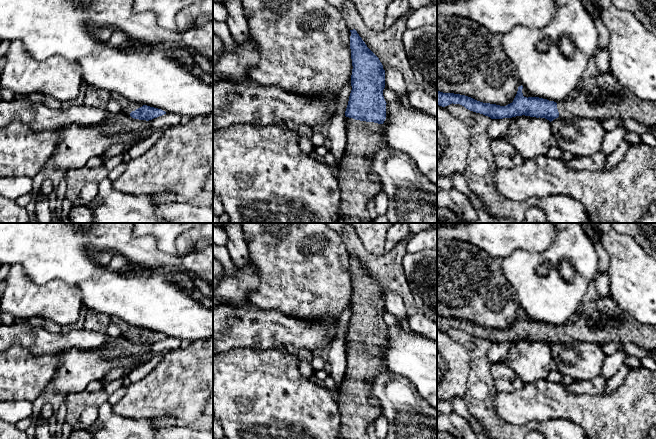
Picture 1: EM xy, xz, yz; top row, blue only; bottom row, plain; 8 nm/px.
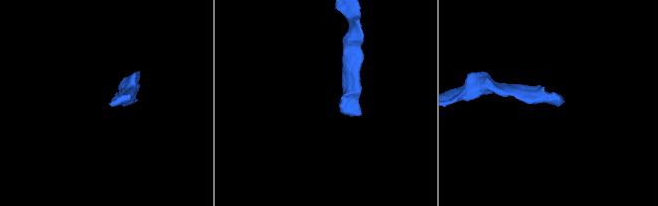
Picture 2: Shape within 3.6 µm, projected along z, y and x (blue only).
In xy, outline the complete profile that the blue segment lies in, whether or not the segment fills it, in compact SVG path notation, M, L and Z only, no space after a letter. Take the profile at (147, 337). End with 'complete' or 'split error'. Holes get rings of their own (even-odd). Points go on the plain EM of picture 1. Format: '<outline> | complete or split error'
M120 318L111 320L111 323L114 323L119 327L122 336L134 343L149 345L166 338L165 335L158 332L150 331L147 329L134 328L129 323L123 321Z | split error

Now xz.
M355 253L350 254L350 273L352 283L352 314L345 335L347 368L339 390L337 390L336 401L340 413L340 438L341 439L370 439L367 435L368 425L383 415L380 401L372 393L373 379L387 369L383 364L384 352L382 348L386 343L386 325L383 320L385 312L385 294L379 282L367 271Z | split error

